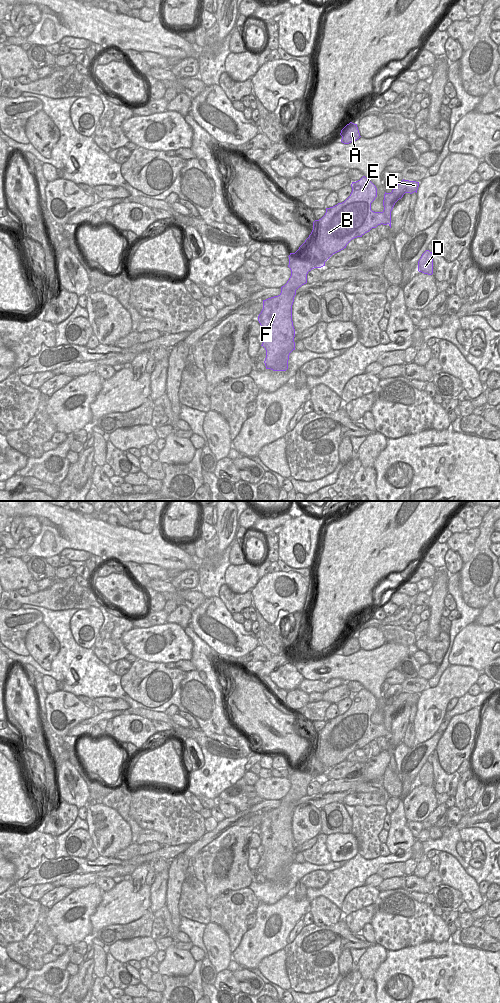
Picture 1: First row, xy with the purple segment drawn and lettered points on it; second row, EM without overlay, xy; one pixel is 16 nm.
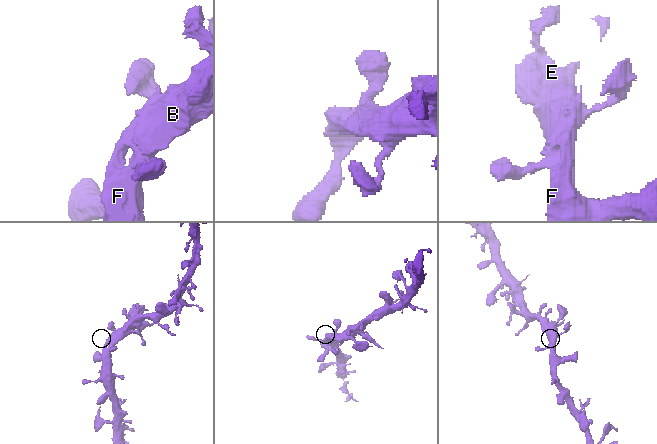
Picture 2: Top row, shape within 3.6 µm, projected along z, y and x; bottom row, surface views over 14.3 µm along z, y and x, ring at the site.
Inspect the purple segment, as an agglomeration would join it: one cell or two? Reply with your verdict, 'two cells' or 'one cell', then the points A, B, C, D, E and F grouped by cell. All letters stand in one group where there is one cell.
one cell; A B C D E F

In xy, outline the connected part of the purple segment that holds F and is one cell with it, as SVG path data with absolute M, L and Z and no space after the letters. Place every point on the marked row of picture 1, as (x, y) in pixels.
M365 176L351 184L352 192L342 203L326 208L325 215L313 222L313 230L305 242L295 253L290 253L289 265L291 276L287 283L281 287L281 293L263 300L263 309L258 316L261 325L261 333L264 335L263 346L266 350L266 369L273 371L286 371L290 353L295 350L295 329L292 321L292 305L296 290L307 283L307 274L314 268L325 266L325 262L335 253L346 248L347 244L354 238L362 237L372 228L378 225L389 225L391 228L391 211L395 203L403 197L405 193L417 193L419 182L402 180L391 193L384 194L382 212L371 210L371 203L377 197L376 186Z

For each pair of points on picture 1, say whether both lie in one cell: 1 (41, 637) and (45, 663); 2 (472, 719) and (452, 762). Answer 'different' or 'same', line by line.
1: same
2: same

